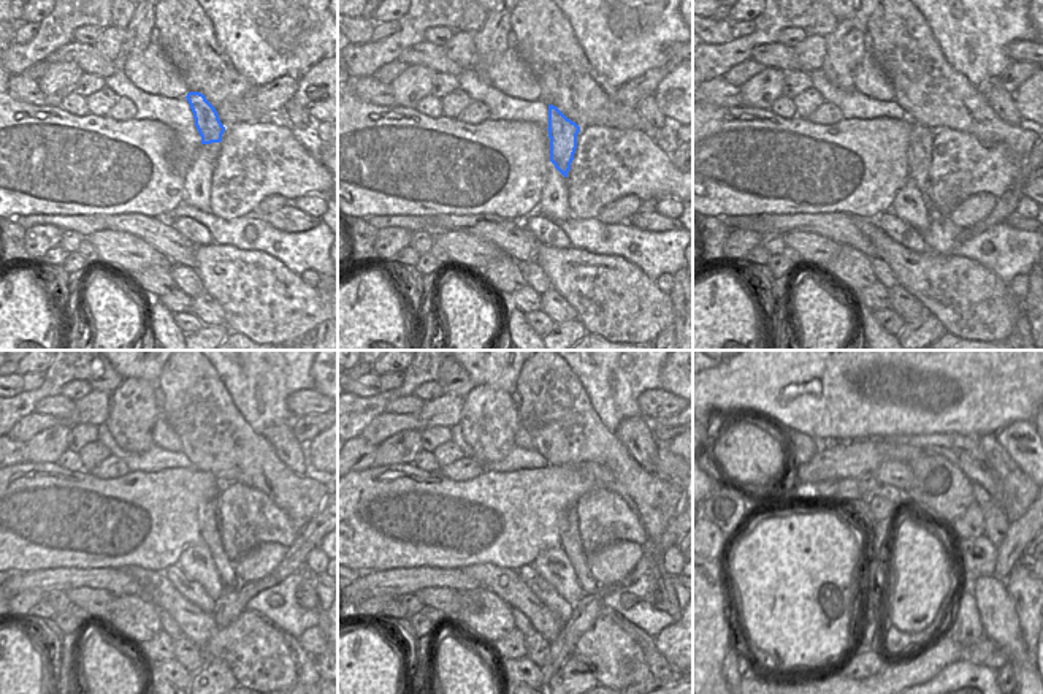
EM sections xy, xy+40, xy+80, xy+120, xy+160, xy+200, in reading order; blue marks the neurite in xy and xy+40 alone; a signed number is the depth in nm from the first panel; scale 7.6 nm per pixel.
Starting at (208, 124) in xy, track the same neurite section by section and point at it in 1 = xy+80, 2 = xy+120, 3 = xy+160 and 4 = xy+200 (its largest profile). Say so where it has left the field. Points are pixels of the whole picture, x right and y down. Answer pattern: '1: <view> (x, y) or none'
1: xy+80 (918, 152)
2: xy+120 (208, 514)
3: xy+160 (569, 534)
4: xy+200 (932, 553)

